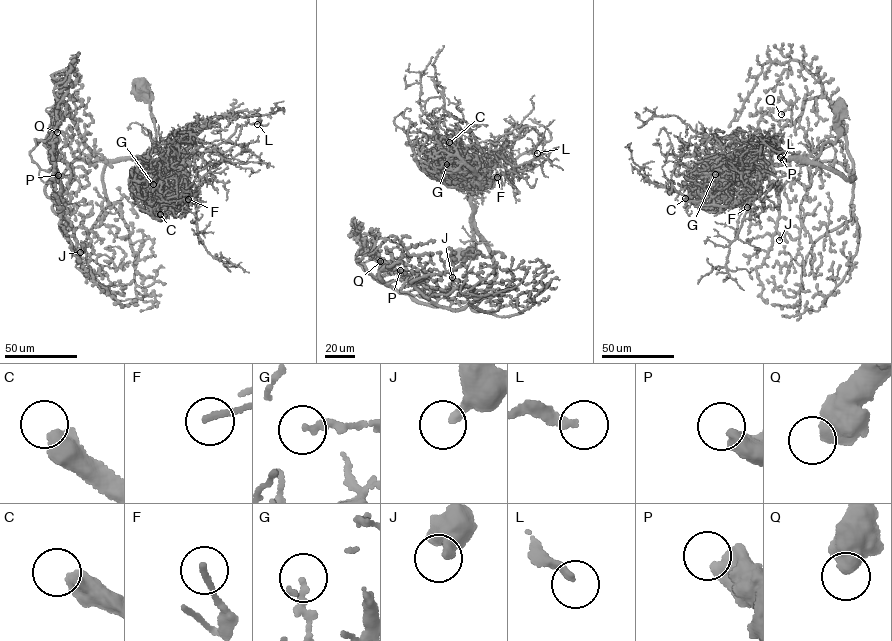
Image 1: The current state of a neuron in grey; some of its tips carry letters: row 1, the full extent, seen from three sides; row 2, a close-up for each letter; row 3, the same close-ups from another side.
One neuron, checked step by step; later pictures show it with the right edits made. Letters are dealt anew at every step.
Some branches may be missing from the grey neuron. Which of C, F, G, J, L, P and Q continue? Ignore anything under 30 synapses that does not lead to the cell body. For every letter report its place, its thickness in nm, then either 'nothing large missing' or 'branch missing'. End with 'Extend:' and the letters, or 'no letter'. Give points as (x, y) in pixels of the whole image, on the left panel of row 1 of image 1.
C: place (160, 214); calibre 600 nm; branch missing
F: place (188, 199); calibre 190 nm; nothing large missing
G: place (153, 184); calibre 180 nm; nothing large missing
J: place (80, 252); calibre 320 nm; nothing large missing
L: place (257, 124); calibre 240 nm; nothing large missing
P: place (58, 175); calibre 600 nm; nothing large missing
Q: place (57, 132); calibre 700 nm; nothing large missing
Extend: C

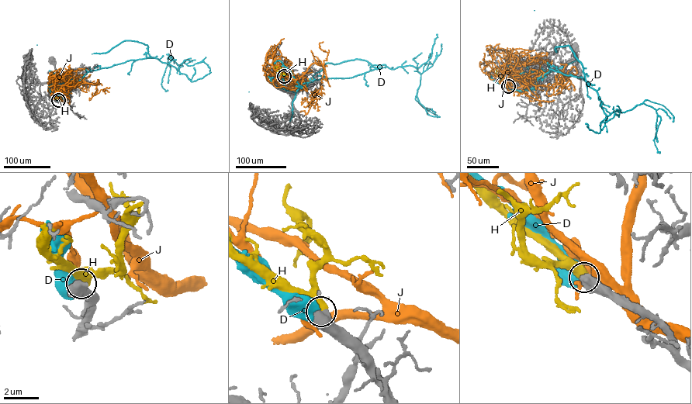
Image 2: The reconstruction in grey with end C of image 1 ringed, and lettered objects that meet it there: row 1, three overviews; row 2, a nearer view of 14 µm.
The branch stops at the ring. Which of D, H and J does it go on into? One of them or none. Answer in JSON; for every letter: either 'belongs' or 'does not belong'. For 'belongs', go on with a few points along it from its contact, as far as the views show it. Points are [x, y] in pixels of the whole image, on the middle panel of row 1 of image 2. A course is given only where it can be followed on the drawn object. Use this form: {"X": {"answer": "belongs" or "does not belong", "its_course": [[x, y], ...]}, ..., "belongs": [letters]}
{"D": {"answer": "does not belong"}, "H": {"answer": "belongs", "its_course": [[284, 76], [276, 66], [274, 69]]}, "J": {"answer": "does not belong"}, "belongs": ["H"]}

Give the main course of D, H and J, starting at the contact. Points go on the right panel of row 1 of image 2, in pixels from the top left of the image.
D: (508, 86), (503, 77), (523, 72), (590, 84), (585, 75), (607, 115), (655, 109), (659, 153)
H: (508, 86), (496, 74), (496, 70), (499, 71)
J: (509, 85), (510, 78), (514, 88), (529, 77), (528, 83), (554, 87), (558, 77), (576, 73), (570, 70)

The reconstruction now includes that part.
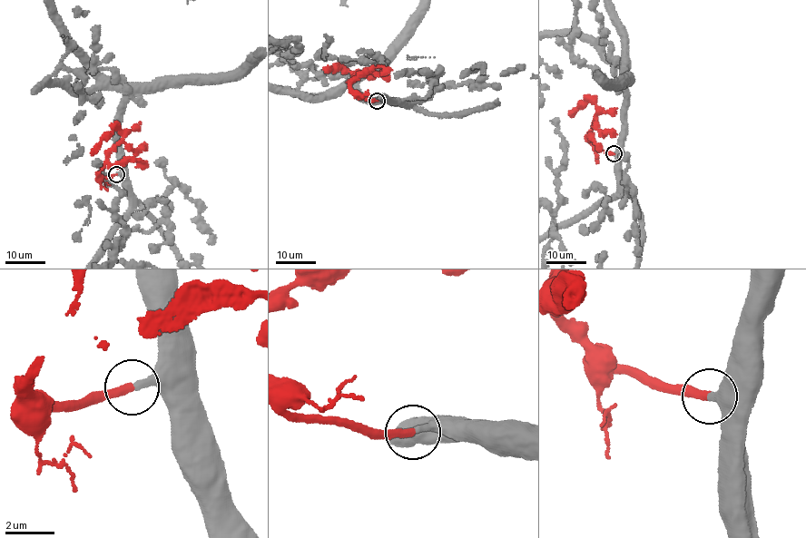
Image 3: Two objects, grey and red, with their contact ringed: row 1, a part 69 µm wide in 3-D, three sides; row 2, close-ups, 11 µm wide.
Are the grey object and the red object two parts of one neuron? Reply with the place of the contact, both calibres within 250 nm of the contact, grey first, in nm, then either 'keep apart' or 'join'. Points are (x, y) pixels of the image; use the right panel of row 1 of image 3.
place (614, 153); calibres 280 and 320 nm; join

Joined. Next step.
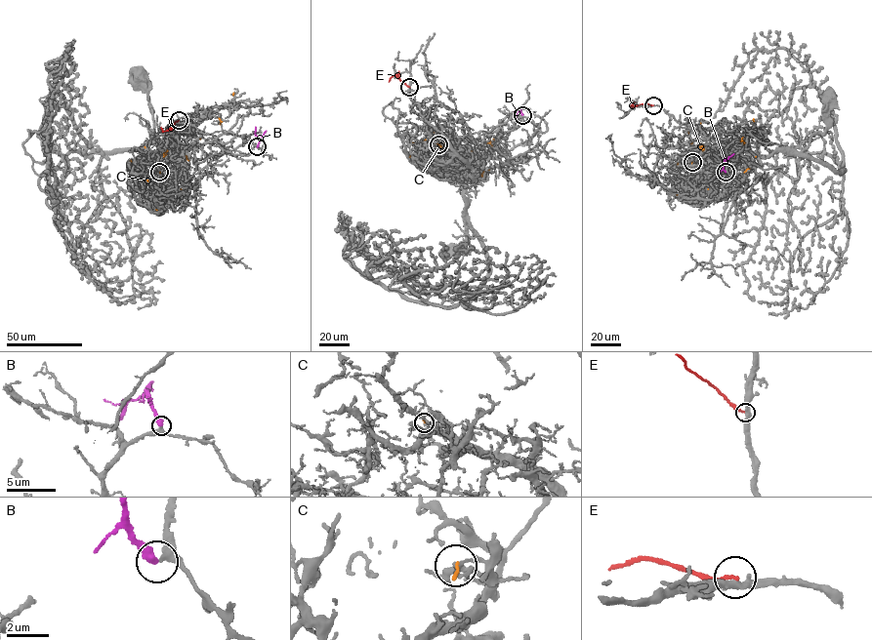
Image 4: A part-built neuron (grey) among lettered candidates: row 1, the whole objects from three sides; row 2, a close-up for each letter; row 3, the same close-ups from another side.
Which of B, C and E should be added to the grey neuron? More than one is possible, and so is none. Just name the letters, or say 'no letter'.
B

